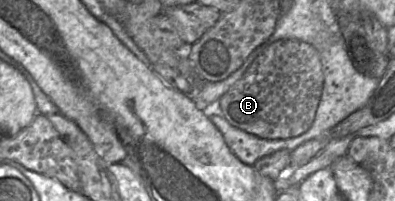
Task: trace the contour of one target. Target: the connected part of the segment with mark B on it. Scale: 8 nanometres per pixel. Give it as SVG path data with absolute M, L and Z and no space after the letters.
M280 39L269 45L248 67L245 74L220 99L221 116L247 133L263 139L299 136L311 126L323 88L323 71L318 51L306 42Z

